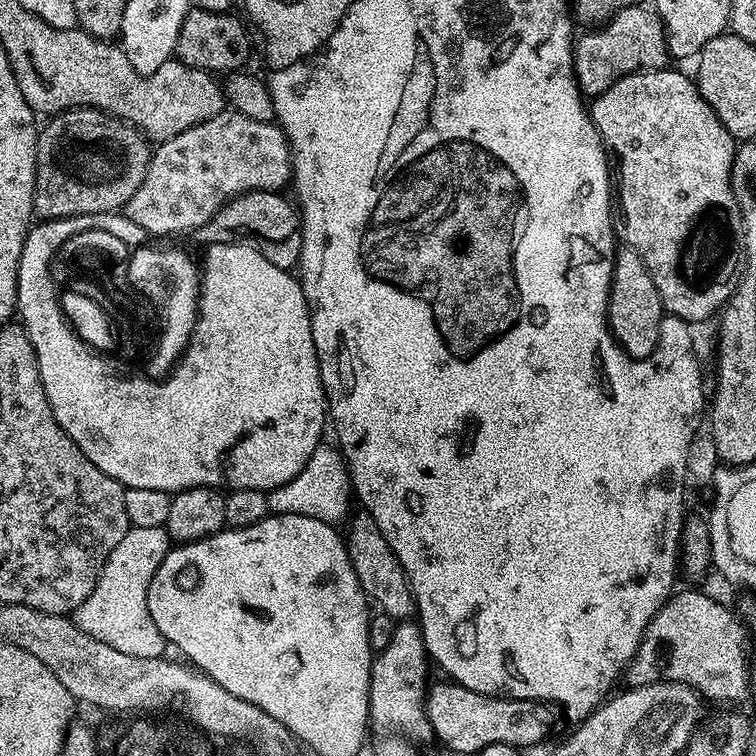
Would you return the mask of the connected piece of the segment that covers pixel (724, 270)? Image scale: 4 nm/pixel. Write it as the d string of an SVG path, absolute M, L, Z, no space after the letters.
M665 66L663 68L659 68L658 70L654 70L653 72L632 72L626 78L618 78L618 82L614 82L614 86L610 86L610 90L606 90L602 93L601 96L595 97L591 101L590 104L590 115L592 117L592 121L594 122L594 126L598 130L598 134L600 135L601 141L605 147L605 149L610 150L611 155L614 157L614 168L620 171L620 177L615 177L614 180L614 188L620 191L620 208L618 204L618 216L624 219L624 236L622 232L622 240L627 247L632 248L641 256L642 262L645 263L646 270L649 271L650 278L653 279L654 286L657 287L657 292L660 295L661 302L663 304L663 311L670 316L677 316L678 318L682 318L683 320L687 320L689 322L695 322L695 320L708 320L717 315L720 309L724 307L724 303L729 300L732 296L732 289L738 279L738 273L742 268L742 257L744 256L744 239L742 239L742 218L740 217L740 211L738 210L738 206L734 202L734 194L732 193L732 159L736 156L736 150L738 147L737 141L732 139L732 135L726 130L726 126L722 126L722 122L717 118L714 114L714 110L710 110L710 106L705 100L702 98L702 94L696 88L696 81L693 79L691 75L688 76L684 72L675 72L672 69L672 66Z

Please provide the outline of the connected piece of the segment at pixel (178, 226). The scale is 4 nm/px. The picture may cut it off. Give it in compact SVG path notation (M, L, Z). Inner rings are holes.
M225 110L206 122L198 122L198 126L190 126L190 130L182 130L182 134L174 134L174 138L159 141L148 167L148 177L138 190L134 190L122 212L144 234L172 236L175 232L192 232L203 224L213 223L216 212L235 196L241 196L243 192L280 192L289 187L291 178L292 152L279 123L258 122L258 118Z

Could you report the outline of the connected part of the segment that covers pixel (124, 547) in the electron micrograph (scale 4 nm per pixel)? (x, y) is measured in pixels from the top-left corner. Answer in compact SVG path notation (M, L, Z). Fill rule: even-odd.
M129 527L122 542L110 550L110 558L102 566L90 598L76 608L74 619L77 626L90 634L90 638L98 638L98 642L106 642L106 646L122 650L122 654L130 654L134 658L164 656L166 641L158 626L154 626L154 618L150 618L148 591L150 578L154 578L154 570L162 566L162 558L166 558L169 547L167 527Z

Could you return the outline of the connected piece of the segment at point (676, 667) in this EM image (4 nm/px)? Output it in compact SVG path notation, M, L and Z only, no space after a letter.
M680 592L668 597L664 601L659 610L654 614L654 618L646 626L646 630L642 634L640 639L640 645L638 650L634 654L634 658L629 662L626 669L626 684L629 688L637 688L638 686L646 686L647 684L657 684L663 680L669 680L670 682L682 682L683 684L689 684L691 688L695 688L700 693L701 697L707 698L708 696L712 700L744 700L748 696L748 639L750 639L750 633L741 617L737 615L735 611L732 612L724 604L719 604L712 596L707 596L704 592Z

